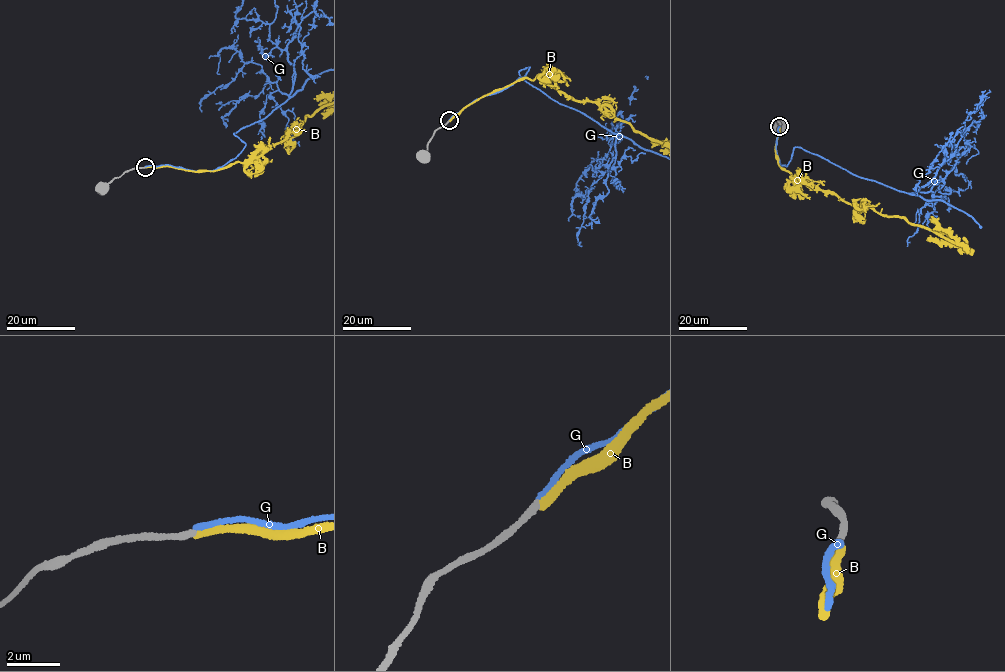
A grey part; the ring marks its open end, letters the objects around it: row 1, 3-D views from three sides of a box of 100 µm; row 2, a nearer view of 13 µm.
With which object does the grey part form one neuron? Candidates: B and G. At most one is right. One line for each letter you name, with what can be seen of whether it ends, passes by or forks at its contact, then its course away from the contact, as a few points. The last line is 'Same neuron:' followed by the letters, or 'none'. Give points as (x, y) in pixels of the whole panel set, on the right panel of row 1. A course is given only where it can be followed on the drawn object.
G: it ends
Same neuron: G

